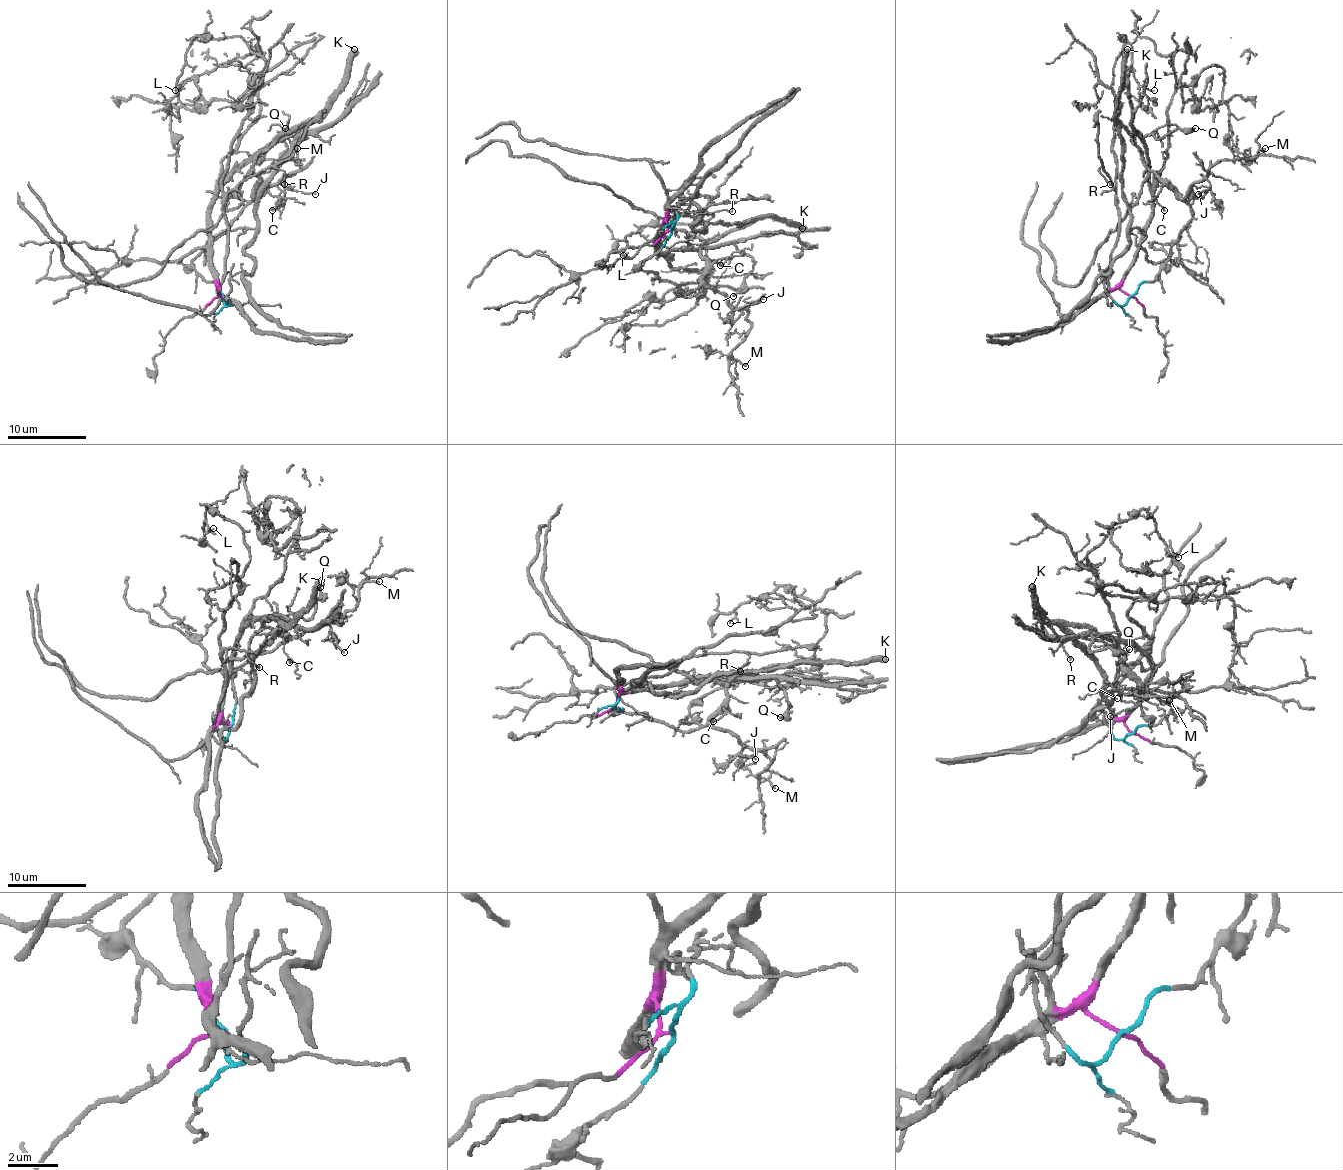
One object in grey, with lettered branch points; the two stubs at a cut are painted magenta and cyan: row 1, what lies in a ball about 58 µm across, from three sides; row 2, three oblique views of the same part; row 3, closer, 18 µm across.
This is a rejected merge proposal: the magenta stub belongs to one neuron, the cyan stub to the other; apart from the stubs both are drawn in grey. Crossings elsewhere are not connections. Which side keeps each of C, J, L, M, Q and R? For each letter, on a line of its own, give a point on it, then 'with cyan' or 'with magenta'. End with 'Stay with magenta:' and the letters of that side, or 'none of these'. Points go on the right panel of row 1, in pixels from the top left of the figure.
C: (1164, 210) | with cyan
J: (1198, 194) | with cyan
L: (1154, 90) | with magenta
M: (1265, 148) | with cyan
Q: (1195, 128) | with magenta
R: (1110, 184) | with magenta
Stay with magenta: L, Q, R

